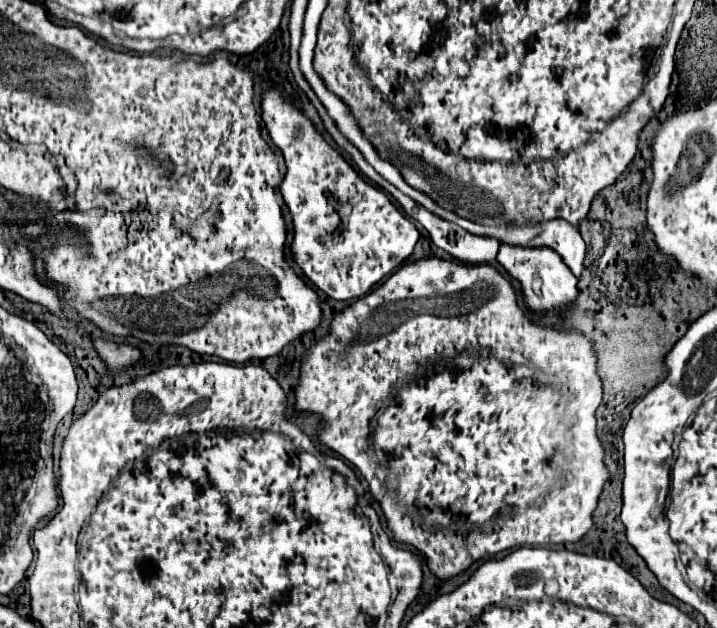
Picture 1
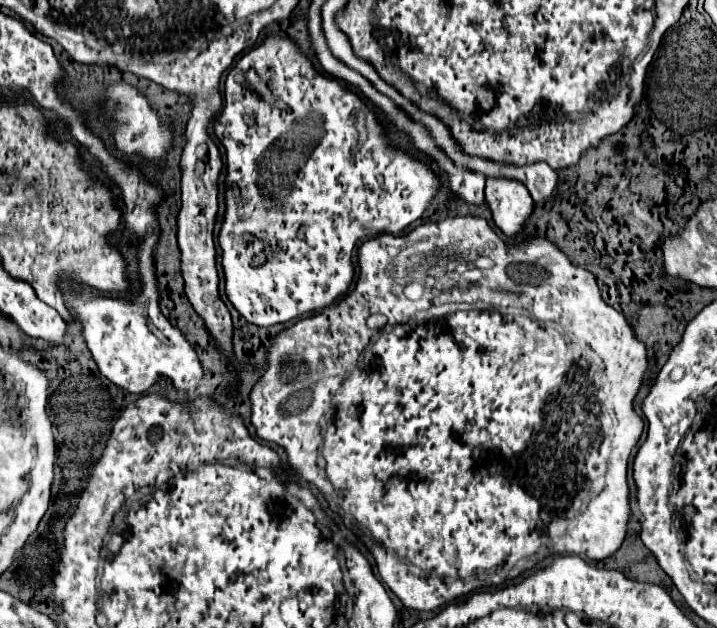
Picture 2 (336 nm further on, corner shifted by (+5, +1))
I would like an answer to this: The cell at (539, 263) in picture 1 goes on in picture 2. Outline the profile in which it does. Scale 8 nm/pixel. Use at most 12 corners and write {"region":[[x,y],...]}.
{"region":[[486,178],[496,226],[516,236],[534,208],[524,184]]}

